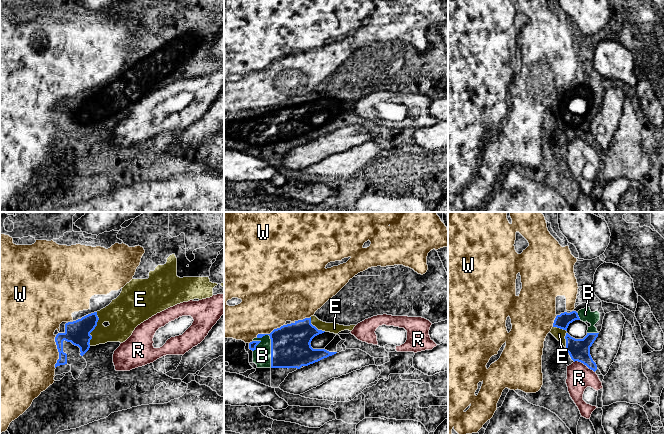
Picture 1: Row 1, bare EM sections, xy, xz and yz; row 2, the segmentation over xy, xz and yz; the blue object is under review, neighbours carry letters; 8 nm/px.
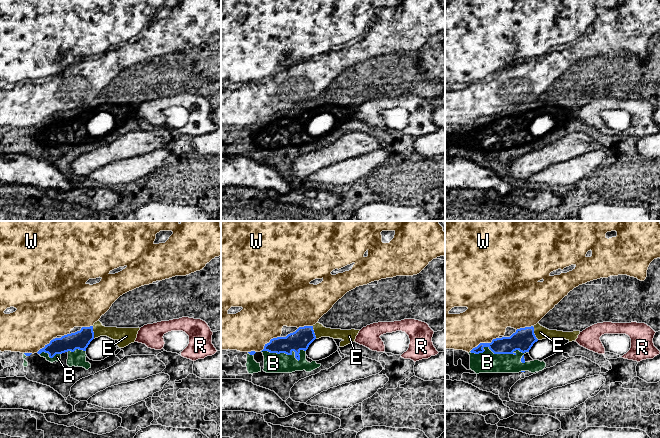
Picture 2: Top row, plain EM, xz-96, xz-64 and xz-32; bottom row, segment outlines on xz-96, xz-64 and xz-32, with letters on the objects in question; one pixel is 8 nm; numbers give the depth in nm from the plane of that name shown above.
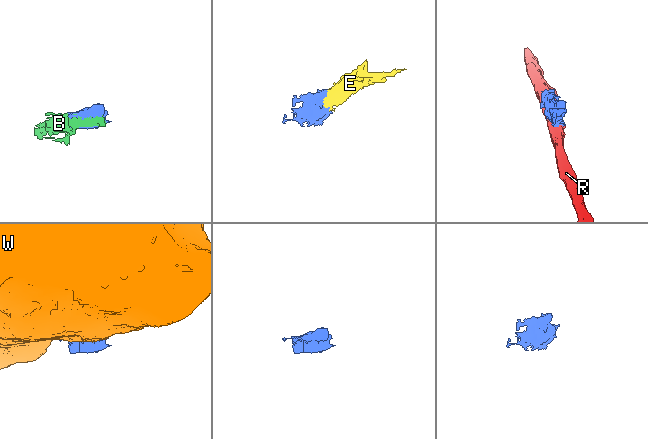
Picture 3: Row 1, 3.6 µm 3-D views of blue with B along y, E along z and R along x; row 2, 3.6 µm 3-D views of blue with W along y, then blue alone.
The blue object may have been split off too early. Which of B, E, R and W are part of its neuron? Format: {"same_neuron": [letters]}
{"same_neuron": ["B", "E"]}

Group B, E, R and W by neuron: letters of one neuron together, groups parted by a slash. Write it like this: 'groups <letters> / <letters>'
groups B E / R / W

